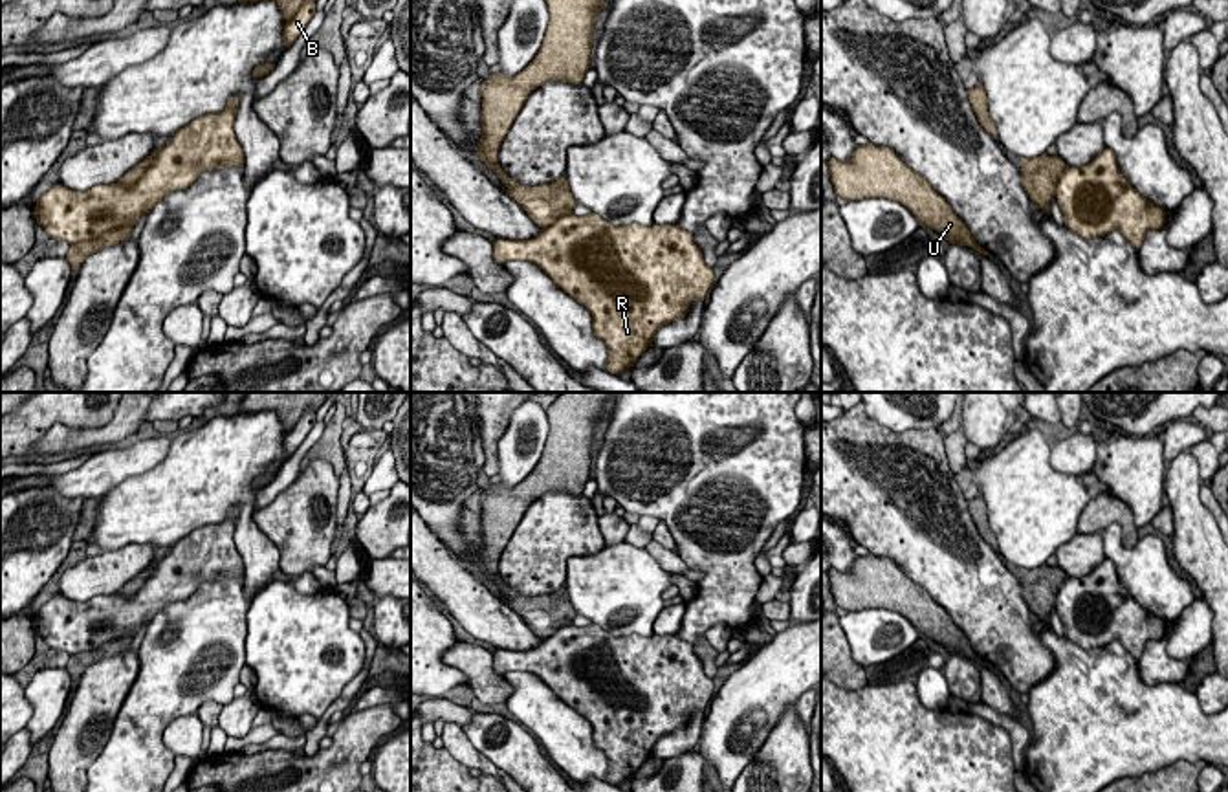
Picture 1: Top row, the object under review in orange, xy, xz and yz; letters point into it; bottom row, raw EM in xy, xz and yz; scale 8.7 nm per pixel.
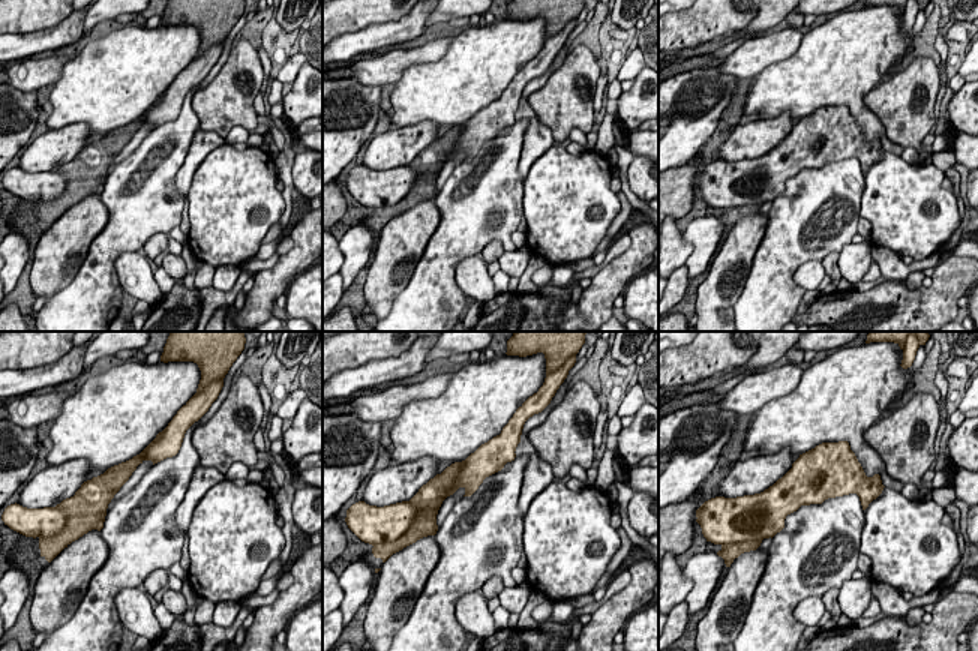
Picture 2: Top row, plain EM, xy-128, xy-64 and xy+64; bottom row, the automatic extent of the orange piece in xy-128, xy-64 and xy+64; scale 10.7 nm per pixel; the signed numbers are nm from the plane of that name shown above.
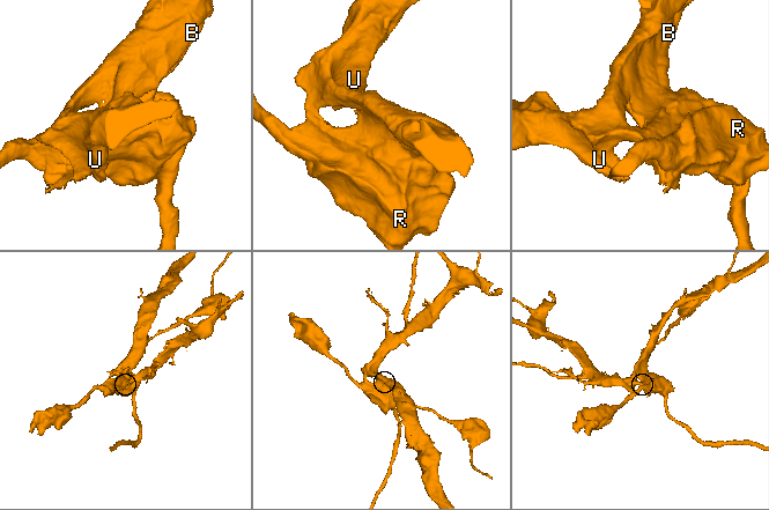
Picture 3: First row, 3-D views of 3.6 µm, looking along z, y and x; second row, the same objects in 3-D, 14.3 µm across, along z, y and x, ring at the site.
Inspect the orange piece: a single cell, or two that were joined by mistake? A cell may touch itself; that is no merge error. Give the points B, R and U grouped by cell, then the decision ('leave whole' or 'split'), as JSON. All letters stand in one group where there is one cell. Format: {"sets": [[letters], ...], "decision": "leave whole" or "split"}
{"sets": [["B", "R"], ["U"]], "decision": "split"}

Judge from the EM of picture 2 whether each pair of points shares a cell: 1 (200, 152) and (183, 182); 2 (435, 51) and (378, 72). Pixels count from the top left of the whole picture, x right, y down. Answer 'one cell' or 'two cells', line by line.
1: one cell
2: one cell

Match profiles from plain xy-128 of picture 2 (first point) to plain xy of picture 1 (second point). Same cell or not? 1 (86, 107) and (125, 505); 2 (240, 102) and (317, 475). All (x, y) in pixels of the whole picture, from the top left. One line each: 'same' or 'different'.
1: same
2: same

